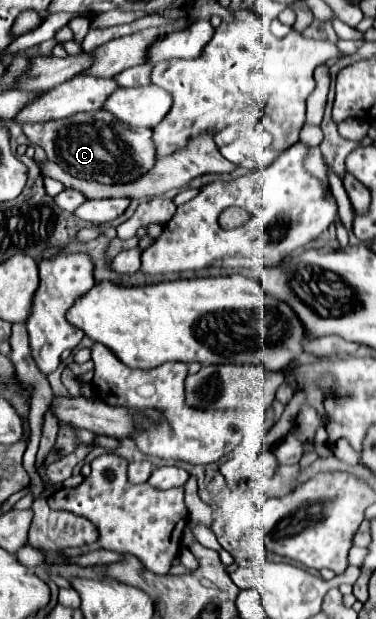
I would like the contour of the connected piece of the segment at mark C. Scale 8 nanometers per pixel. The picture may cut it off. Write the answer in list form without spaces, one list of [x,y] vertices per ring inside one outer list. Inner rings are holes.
[[[104,109],[78,113],[56,121],[24,123],[24,133],[30,143],[40,145],[46,151],[50,161],[54,161],[70,175],[86,181],[96,181],[104,185],[132,183],[146,175],[156,163],[152,129],[134,129]]]

